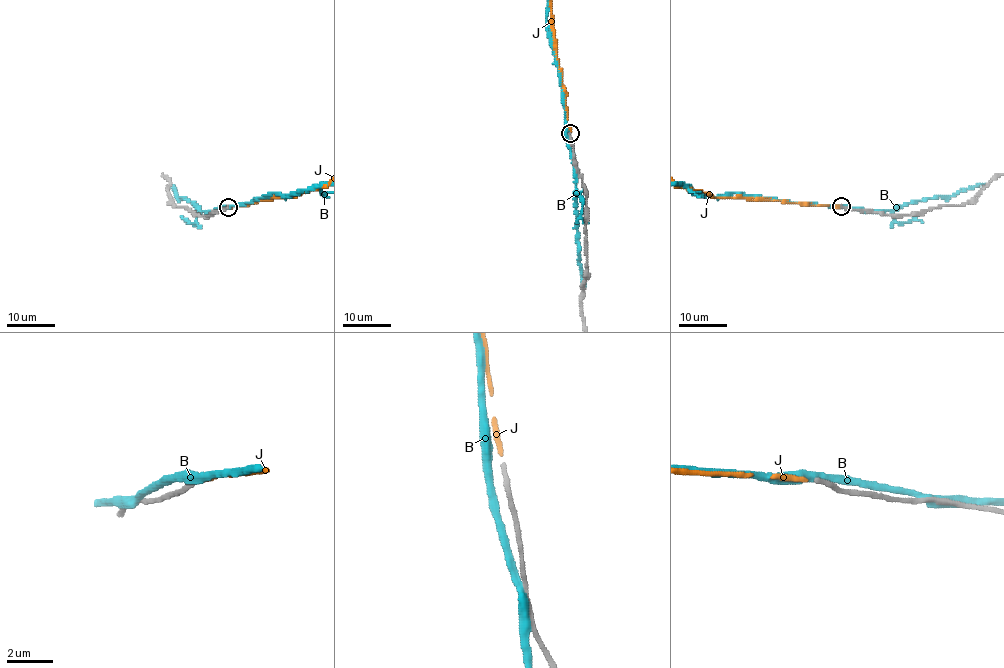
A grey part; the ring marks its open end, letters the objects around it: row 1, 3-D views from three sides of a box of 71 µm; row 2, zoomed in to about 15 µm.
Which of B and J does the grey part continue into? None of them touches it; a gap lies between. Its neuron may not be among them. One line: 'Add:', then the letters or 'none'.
Add: J

